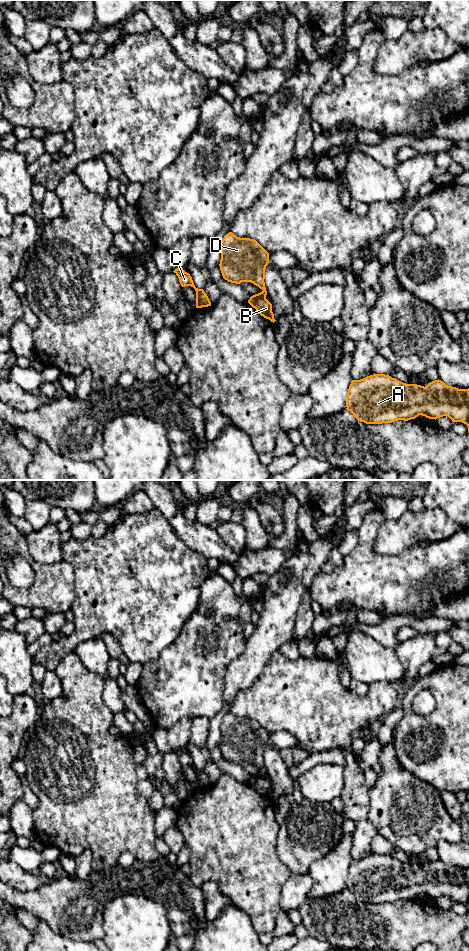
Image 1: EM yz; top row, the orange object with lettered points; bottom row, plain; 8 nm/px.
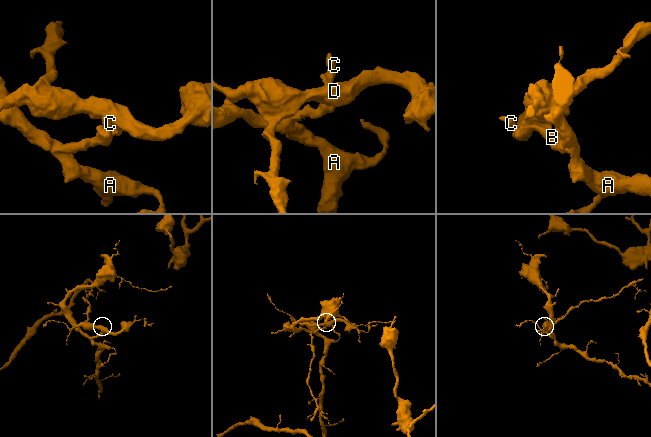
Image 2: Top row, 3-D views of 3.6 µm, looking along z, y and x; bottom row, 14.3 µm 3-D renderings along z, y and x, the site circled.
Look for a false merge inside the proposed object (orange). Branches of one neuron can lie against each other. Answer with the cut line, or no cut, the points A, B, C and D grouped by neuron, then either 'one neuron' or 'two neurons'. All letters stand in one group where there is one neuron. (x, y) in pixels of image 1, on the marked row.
cut yz (251, 296), (265, 297); groups A B C / D; two neurons

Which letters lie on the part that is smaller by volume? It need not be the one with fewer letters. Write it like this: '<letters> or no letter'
D

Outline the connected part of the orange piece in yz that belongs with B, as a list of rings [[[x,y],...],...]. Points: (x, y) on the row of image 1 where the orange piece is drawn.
[[[250,297],[248,303],[256,309],[258,314],[263,316],[266,319],[269,319],[271,322],[275,322],[274,314],[272,312],[272,304],[265,298],[254,298]]]

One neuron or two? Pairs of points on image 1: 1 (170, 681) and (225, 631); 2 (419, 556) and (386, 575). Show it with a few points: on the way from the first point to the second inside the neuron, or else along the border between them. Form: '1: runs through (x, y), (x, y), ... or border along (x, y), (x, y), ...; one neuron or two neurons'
1: runs through (184, 672), (214, 642); one neuron
2: runs through (412, 564), (401, 575), (394, 575); one neuron

